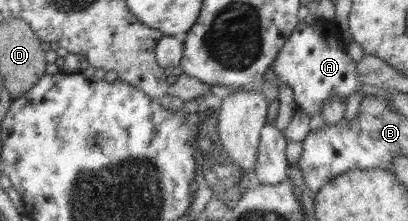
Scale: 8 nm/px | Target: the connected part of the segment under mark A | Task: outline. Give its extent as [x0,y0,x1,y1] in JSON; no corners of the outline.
[263,21,363,117]

